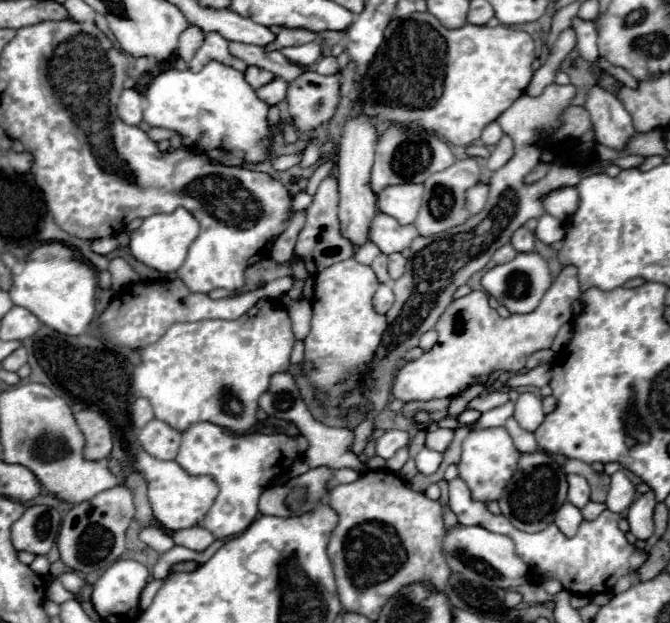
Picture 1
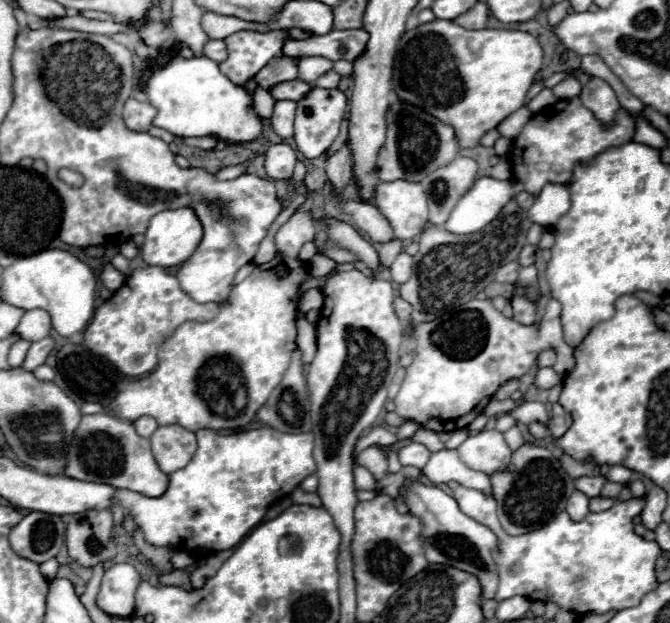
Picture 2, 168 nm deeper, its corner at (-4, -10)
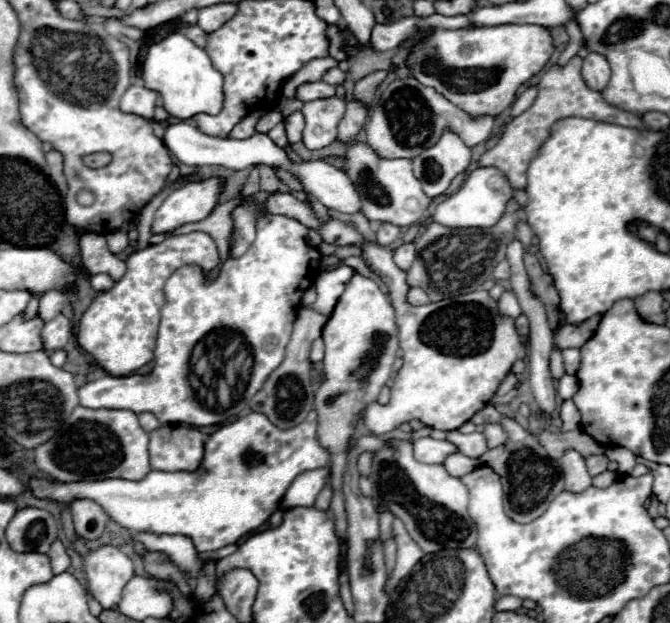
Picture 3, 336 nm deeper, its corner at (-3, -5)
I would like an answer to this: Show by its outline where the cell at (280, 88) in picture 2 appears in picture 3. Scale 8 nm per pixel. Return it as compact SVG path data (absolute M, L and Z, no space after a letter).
M323 80L313 82L313 84L303 84L297 90L297 98L303 102L311 102L311 100L319 100L319 98L331 98L331 96L335 96L335 86L323 82Z

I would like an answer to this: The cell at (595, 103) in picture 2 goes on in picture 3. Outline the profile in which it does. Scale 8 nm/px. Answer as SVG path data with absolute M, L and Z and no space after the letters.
M589 52L589 56L583 60L583 78L593 90L603 90L611 78L607 58L603 58L603 54Z

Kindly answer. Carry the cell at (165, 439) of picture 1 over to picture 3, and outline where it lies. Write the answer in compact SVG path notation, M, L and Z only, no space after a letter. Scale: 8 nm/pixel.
M161 426L151 432L151 470L193 472L203 462L205 436L189 426Z

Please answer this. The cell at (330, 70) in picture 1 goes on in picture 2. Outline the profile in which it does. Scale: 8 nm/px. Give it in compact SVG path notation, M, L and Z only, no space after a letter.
M328 71L322 77L318 77L314 81L314 85L316 87L324 87L324 89L334 89L334 87L338 87L338 81L340 81L340 75L336 71Z

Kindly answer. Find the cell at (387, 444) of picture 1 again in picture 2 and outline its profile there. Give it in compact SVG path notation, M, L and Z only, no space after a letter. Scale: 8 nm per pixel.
M408 443L398 451L398 459L402 465L414 465L422 469L430 457L430 451L420 443Z

